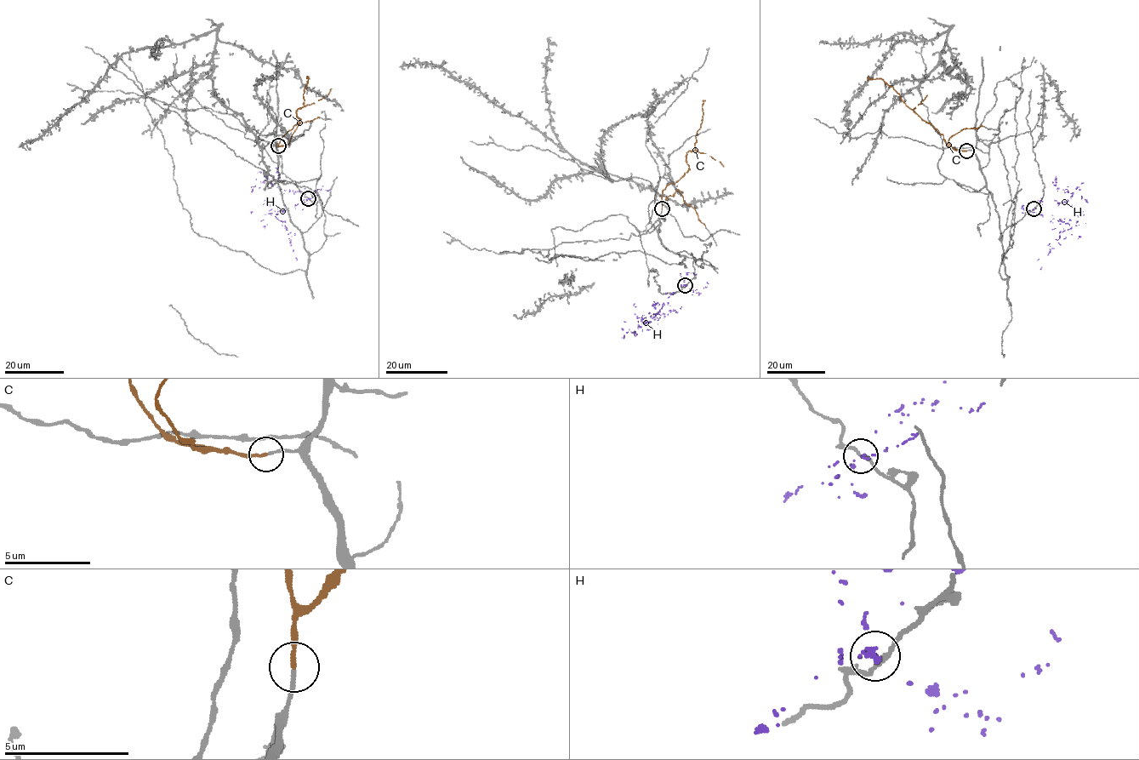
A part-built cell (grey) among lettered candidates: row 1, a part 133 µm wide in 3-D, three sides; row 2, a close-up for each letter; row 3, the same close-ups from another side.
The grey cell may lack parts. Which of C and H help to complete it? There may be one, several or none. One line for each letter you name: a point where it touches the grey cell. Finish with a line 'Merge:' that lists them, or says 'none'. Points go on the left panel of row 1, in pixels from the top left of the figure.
C: Touches grey at (278, 145)
Merge: C

